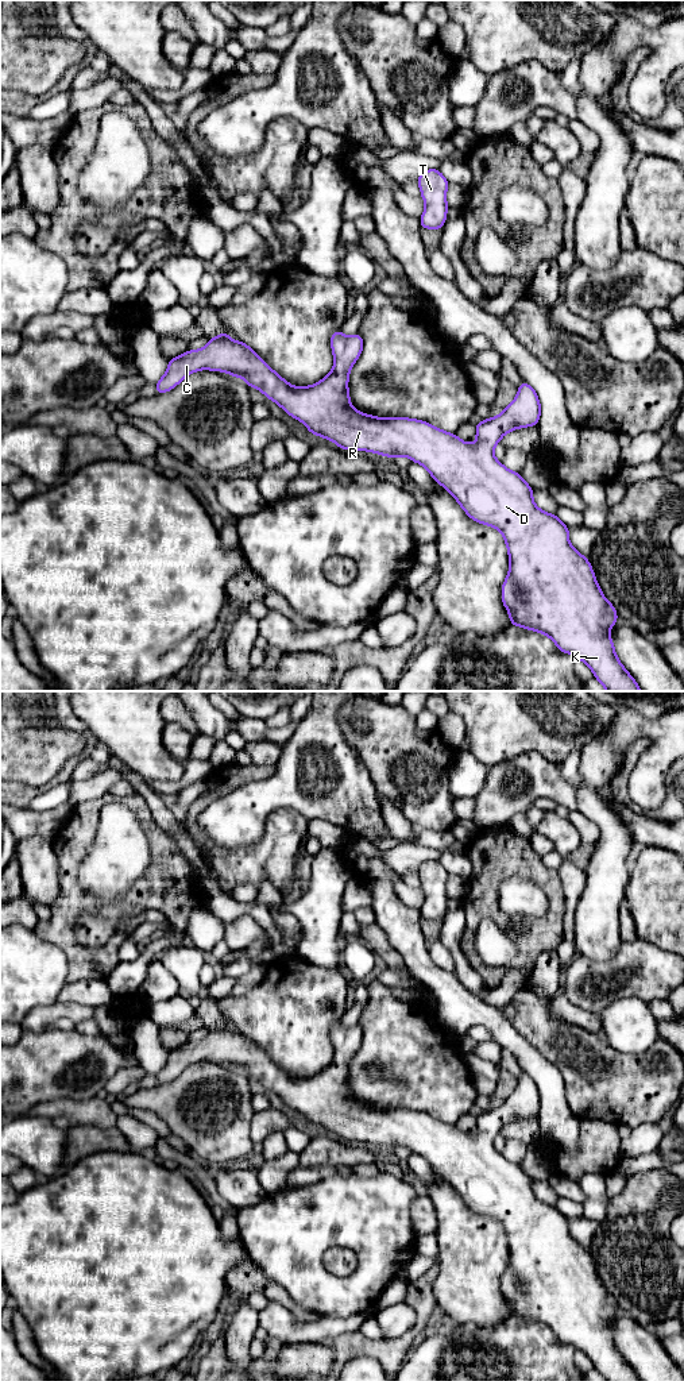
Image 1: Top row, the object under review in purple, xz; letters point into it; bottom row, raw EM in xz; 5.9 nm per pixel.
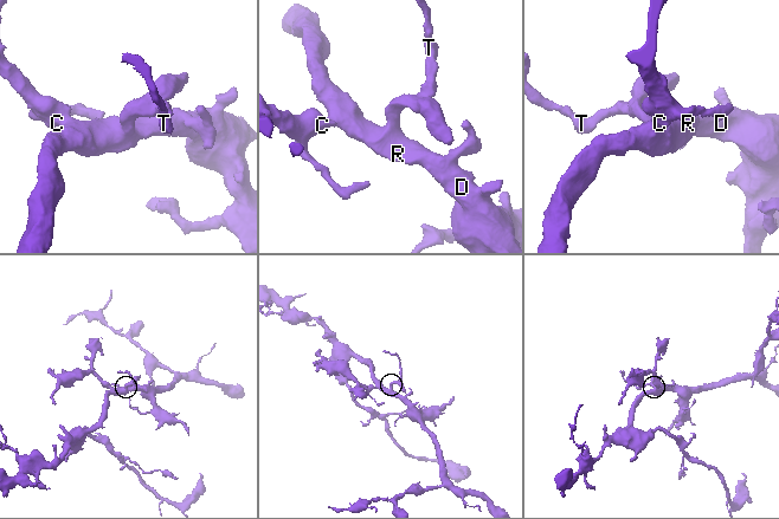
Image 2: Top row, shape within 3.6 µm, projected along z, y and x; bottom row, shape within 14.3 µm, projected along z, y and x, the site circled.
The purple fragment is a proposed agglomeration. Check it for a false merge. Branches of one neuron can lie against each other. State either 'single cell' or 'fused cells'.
single cell

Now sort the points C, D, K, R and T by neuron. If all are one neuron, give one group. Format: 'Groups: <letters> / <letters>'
Groups: C D K R T

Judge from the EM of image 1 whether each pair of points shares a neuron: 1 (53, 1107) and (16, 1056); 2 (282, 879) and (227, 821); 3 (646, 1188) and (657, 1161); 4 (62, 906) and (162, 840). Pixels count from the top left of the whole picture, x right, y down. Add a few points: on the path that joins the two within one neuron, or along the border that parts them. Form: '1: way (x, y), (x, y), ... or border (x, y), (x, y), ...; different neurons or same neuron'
1: border (81, 1102), (70, 1099), (41, 1102), (24, 1115); different neurons
2: border (267, 818), (257, 841), (234, 849), (219, 848); different neurons
3: border (661, 1153), (664, 1167), (629, 1176); different neurons
4: way (96, 909), (123, 911), (140, 898), (162, 874); same neuron

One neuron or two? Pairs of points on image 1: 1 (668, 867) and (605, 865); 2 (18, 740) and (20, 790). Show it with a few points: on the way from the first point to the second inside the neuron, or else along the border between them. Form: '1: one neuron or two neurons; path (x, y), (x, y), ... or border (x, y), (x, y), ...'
1: two neurons; border (638, 848), (623, 897)
2: two neurons; border (51, 778), (37, 786), (14, 780)

